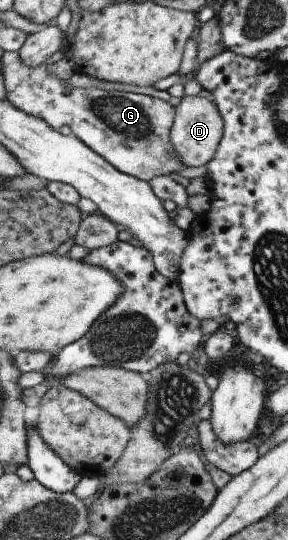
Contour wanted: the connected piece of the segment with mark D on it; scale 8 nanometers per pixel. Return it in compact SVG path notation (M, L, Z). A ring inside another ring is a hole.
M187 95L181 98L176 106L176 117L171 137L183 165L187 167L205 167L208 165L207 163L216 156L224 131L225 119L221 117L221 111L217 109L213 99L197 95Z

